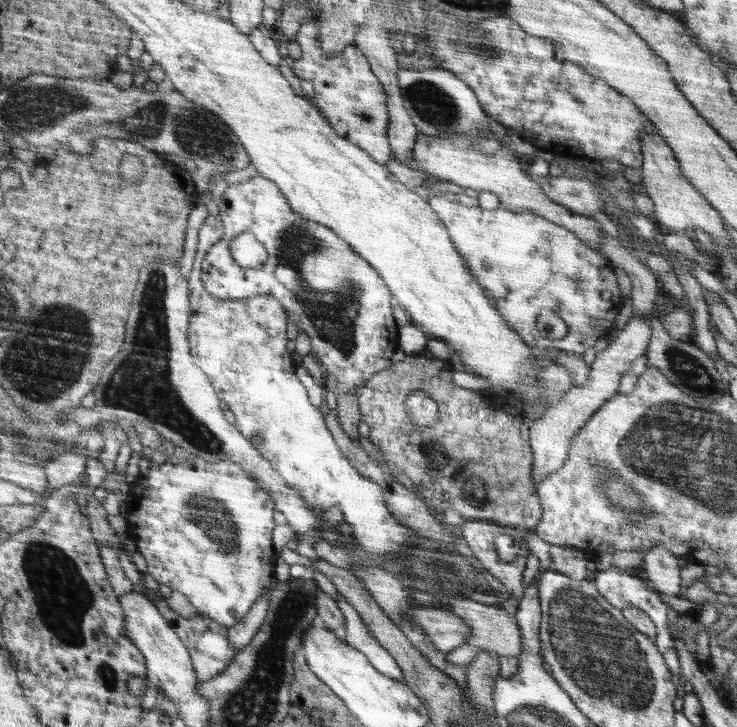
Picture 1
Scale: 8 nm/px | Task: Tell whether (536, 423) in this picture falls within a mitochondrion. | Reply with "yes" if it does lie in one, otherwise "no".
no

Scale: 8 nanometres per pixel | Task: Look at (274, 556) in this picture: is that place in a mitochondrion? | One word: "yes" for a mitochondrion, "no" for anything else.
no

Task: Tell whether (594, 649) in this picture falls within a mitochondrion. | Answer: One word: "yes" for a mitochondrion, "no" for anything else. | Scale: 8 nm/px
yes

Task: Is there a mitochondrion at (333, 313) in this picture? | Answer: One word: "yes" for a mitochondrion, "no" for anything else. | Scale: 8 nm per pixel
yes

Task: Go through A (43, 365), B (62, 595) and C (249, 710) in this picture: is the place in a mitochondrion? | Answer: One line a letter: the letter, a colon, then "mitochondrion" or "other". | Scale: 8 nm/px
A: mitochondrion
B: mitochondrion
C: mitochondrion

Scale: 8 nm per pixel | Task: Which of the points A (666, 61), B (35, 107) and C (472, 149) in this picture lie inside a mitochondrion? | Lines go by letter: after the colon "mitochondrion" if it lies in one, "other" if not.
A: other
B: mitochondrion
C: mitochondrion

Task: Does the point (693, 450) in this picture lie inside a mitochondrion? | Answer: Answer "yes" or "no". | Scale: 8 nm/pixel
yes

